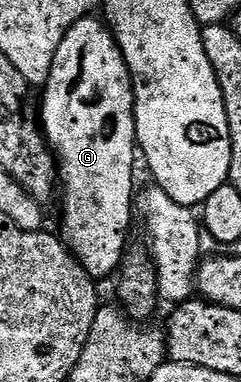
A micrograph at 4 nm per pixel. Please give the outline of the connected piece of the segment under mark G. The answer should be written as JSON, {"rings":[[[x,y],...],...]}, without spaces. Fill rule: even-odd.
{"rings":[[[85,17],[77,21],[75,25],[66,33],[66,37],[62,37],[62,45],[58,45],[58,49],[56,50],[56,56],[54,57],[54,65],[50,69],[50,73],[48,74],[48,82],[44,84],[42,88],[42,94],[44,94],[44,111],[42,107],[42,130],[46,136],[46,142],[55,158],[58,160],[58,179],[62,184],[62,195],[64,191],[64,231],[62,230],[62,238],[65,243],[68,245],[69,251],[75,255],[76,260],[81,263],[86,269],[86,273],[91,275],[93,280],[101,281],[100,279],[104,279],[107,275],[115,276],[117,272],[121,270],[122,264],[126,258],[126,248],[129,246],[128,243],[128,230],[132,227],[132,207],[134,211],[134,195],[132,199],[132,170],[136,167],[136,159],[138,163],[138,144],[136,142],[136,98],[134,97],[134,93],[132,92],[132,74],[130,73],[130,69],[126,65],[126,61],[122,57],[122,49],[116,43],[116,37],[112,34],[111,27],[108,26],[107,22],[103,18],[97,17],[97,19],[92,19],[96,17]]]}

